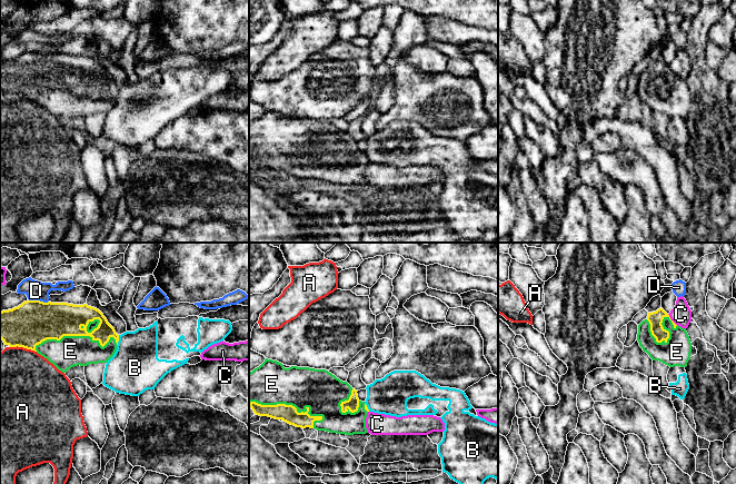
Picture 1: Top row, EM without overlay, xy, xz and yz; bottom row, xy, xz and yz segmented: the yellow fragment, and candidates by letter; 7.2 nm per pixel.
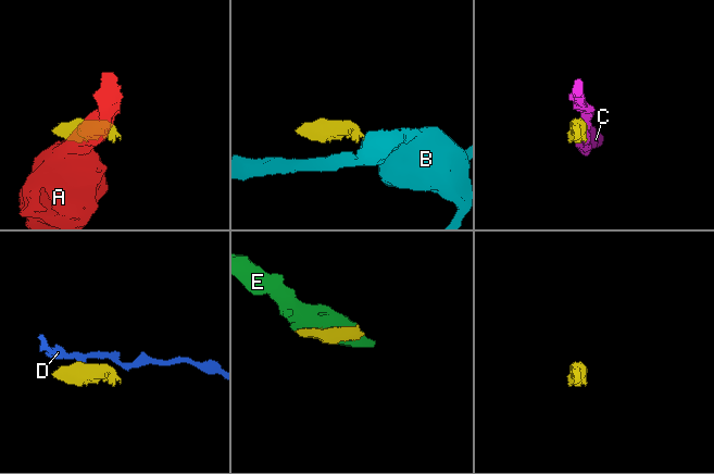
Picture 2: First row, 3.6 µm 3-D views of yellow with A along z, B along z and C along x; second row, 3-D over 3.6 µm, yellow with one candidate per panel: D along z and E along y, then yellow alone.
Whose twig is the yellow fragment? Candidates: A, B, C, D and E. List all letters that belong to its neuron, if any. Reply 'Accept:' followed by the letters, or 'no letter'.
Accept: E

